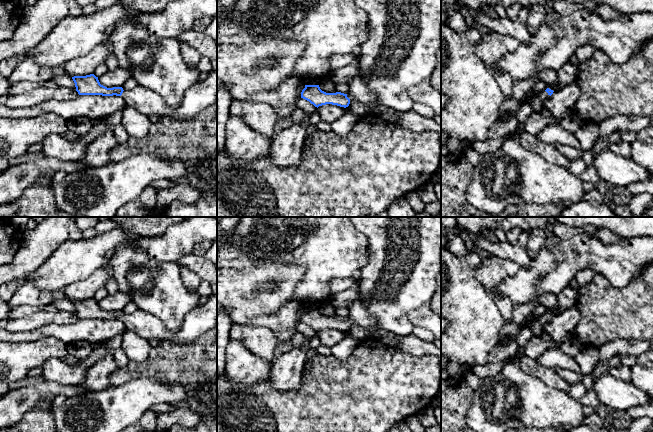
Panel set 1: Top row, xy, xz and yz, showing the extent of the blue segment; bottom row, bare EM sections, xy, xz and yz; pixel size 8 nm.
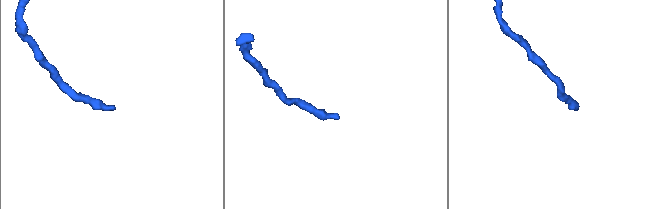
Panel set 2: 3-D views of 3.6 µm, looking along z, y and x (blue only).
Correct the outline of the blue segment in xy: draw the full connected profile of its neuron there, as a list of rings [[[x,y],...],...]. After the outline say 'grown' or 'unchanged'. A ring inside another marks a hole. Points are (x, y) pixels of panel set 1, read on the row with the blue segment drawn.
[[[212,70],[204,81],[194,83],[176,108],[171,108],[158,94],[142,86],[130,90],[107,88],[94,74],[74,76],[72,79],[79,95],[121,96],[127,106],[148,117],[193,118],[217,100],[217,70]]]; grown

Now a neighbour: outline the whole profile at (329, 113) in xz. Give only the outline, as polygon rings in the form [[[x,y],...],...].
[[[326,104],[319,106],[317,111],[322,121],[332,123],[345,113],[345,108],[337,105]]]

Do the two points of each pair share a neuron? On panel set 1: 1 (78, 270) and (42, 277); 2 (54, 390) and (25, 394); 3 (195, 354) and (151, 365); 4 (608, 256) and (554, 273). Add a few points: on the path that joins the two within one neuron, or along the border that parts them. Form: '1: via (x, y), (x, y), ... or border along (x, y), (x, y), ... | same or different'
1: via (69, 270), (59, 270), (51, 276) | same
2: via (47, 390), (32, 394) | same
3: via (184, 363), (167, 363), (162, 365) | same
4: via (595, 256), (571, 256), (567, 260) | same

